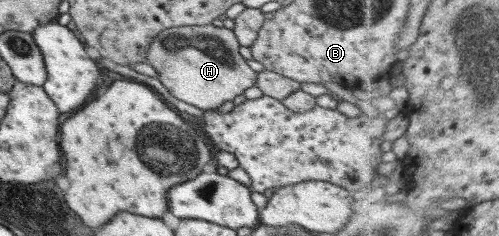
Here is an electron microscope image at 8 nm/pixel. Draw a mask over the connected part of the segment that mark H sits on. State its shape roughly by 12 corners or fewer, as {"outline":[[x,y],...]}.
{"outline":[[230,29],[163,30],[145,62],[172,97],[216,110],[255,83]]}

